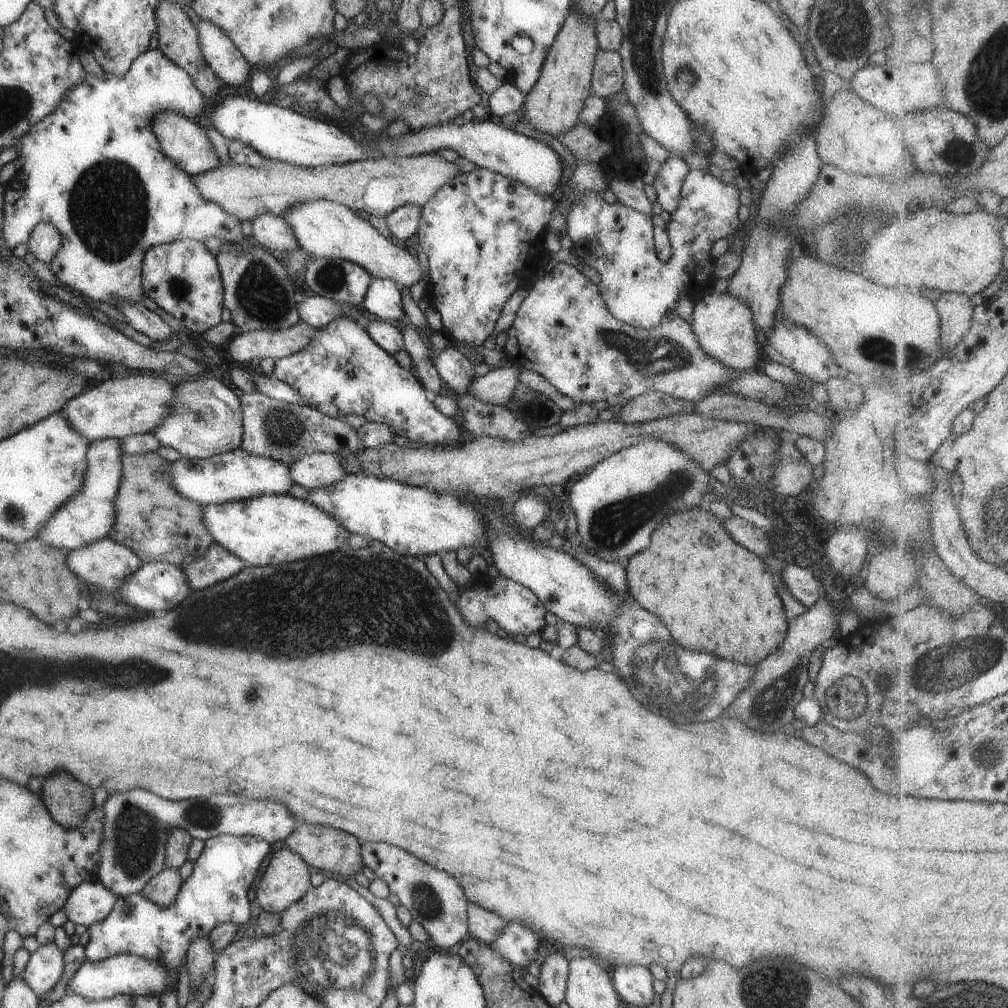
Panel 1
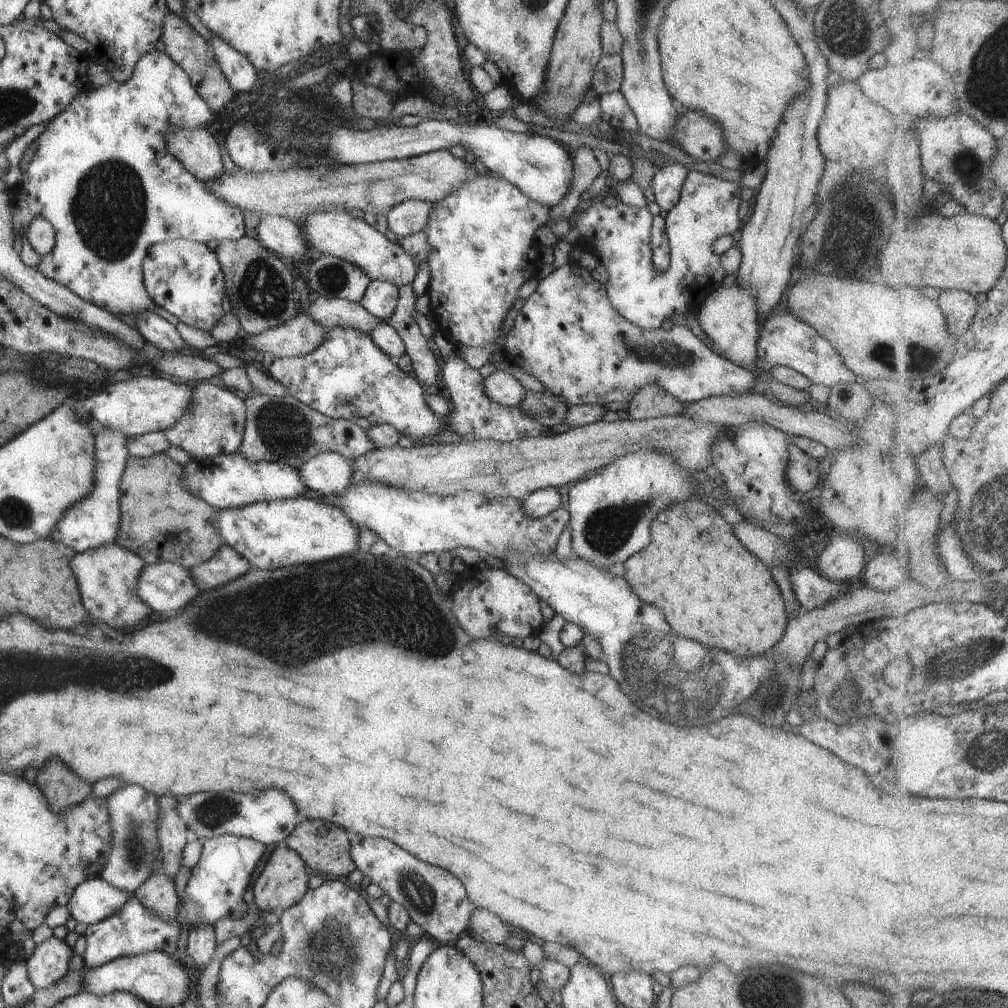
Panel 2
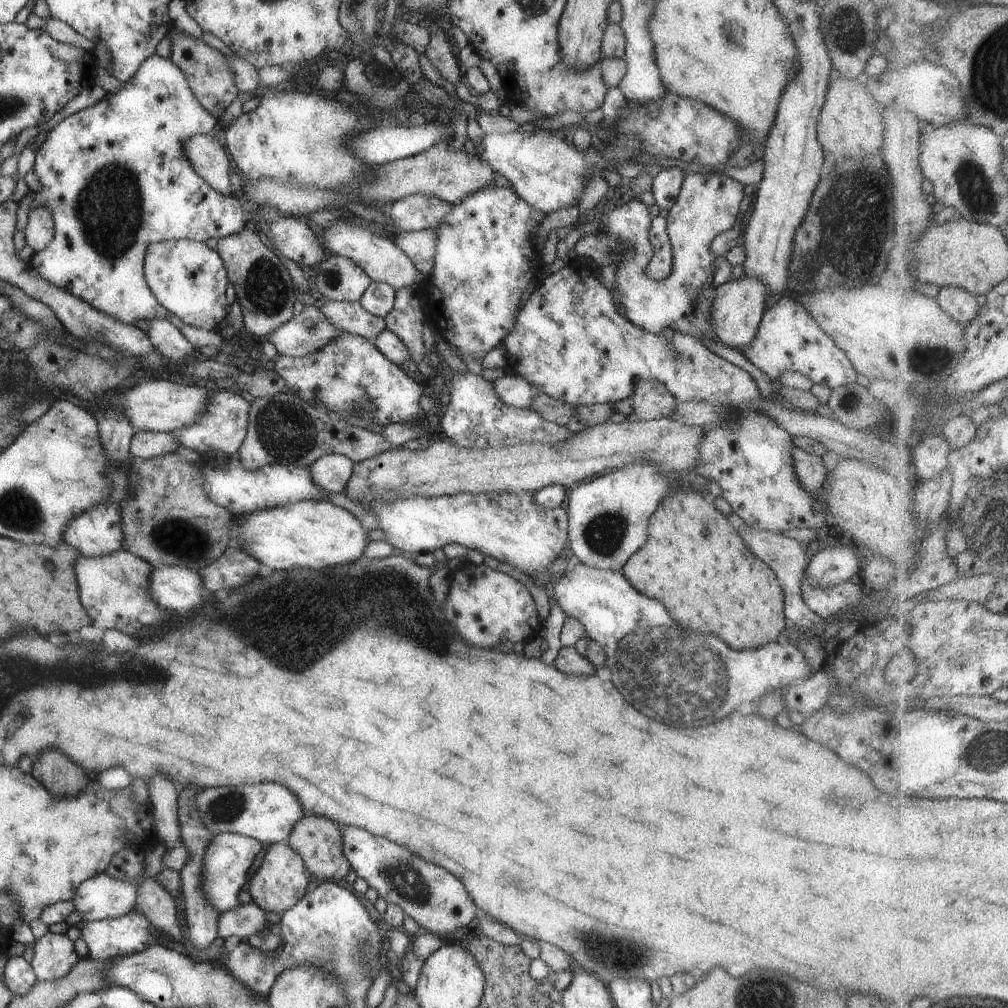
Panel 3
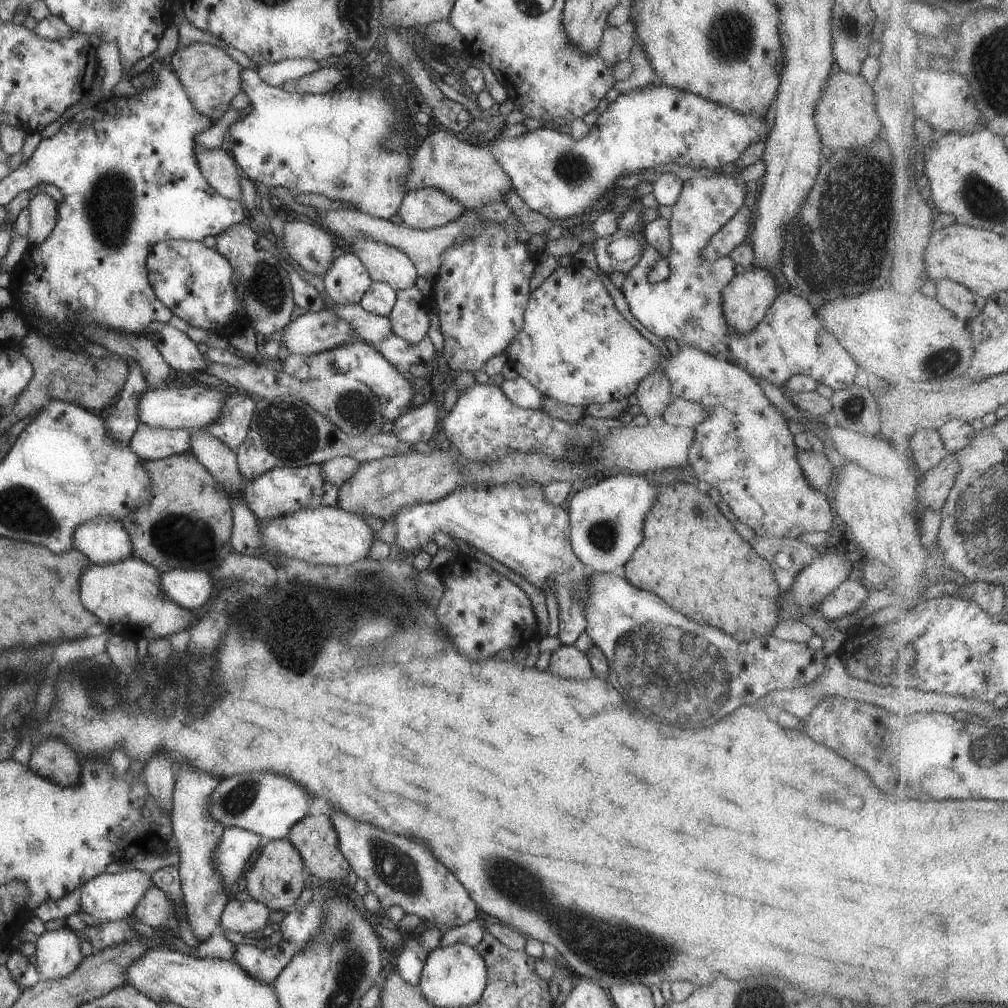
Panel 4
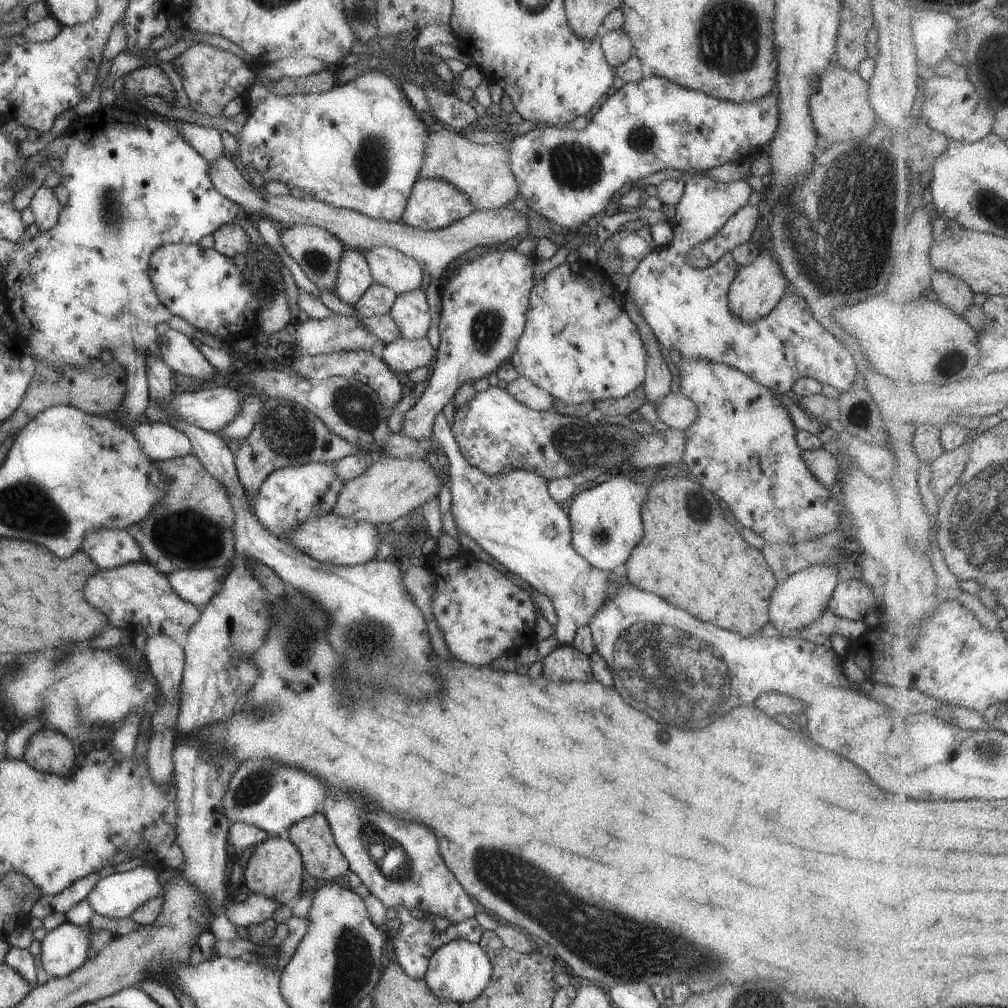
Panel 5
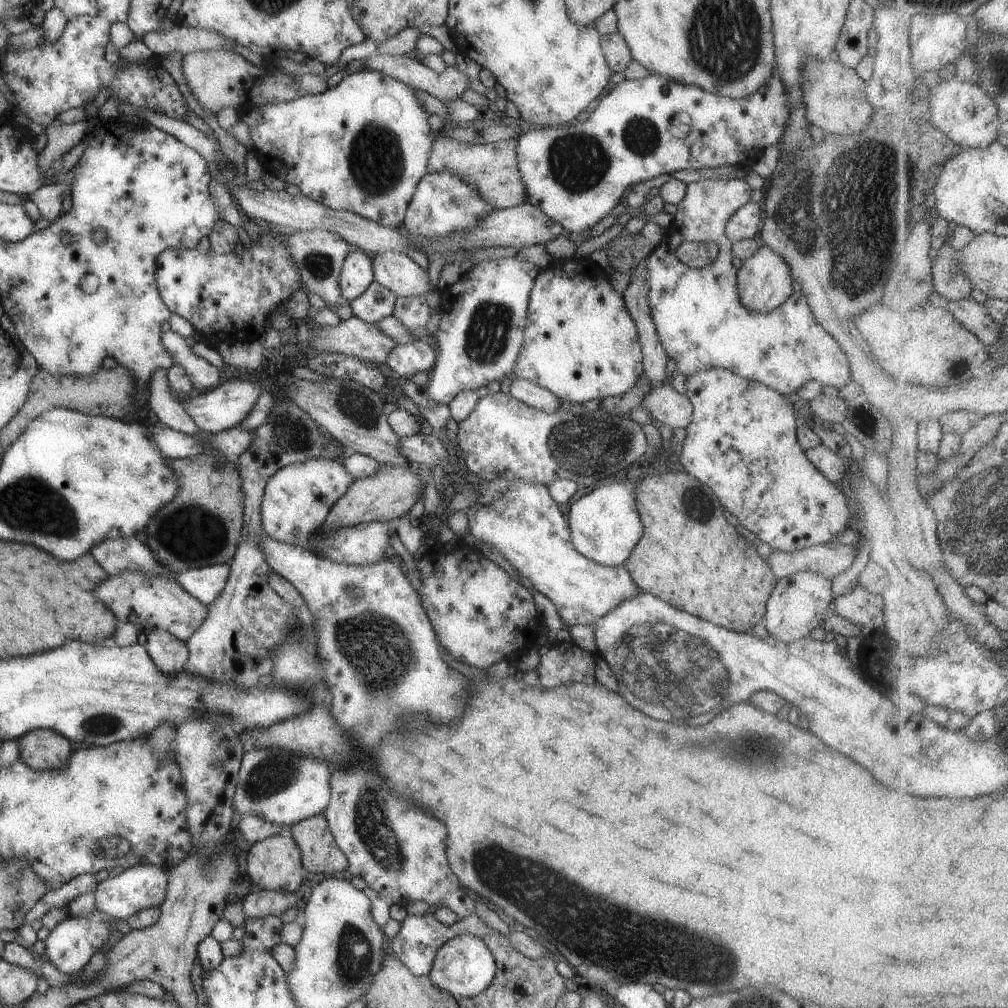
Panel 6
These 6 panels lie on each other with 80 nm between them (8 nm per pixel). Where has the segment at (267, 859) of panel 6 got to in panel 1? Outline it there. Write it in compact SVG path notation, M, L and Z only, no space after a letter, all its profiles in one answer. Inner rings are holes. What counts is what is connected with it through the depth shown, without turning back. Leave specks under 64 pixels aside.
M277 850L257 882L255 898L259 906L263 911L281 914L307 892L309 875L306 862L296 852Z

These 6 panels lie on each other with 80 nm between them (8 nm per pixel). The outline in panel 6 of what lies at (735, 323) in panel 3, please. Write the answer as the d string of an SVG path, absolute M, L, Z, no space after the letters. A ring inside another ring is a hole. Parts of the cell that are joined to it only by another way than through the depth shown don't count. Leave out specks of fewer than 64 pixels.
M765 245L759 247L751 256L742 261L740 268L736 270L736 293L739 302L752 311L768 313L783 304L793 290L788 264L782 259L782 256L775 254Z

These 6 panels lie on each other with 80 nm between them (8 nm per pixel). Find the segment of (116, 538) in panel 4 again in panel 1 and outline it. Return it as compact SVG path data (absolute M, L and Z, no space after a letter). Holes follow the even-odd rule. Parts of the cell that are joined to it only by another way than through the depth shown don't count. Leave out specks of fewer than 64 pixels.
M109 437L89 442L84 481L36 532L35 538L41 543L70 551L107 537L114 523L114 498L120 483L122 454L118 439Z

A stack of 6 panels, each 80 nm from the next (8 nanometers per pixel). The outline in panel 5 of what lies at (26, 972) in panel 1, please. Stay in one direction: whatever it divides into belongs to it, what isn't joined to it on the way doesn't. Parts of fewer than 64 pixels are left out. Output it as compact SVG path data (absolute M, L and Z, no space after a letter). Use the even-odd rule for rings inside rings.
M68 921L45 933L40 941L39 962L48 978L67 976L85 962L90 933L95 932Z

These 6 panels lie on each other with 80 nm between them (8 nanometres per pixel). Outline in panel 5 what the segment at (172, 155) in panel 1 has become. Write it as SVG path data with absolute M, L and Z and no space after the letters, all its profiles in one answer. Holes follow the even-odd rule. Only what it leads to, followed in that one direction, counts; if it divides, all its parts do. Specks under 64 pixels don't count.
M223 155L219 156L215 162L208 164L208 175L215 190L227 200L241 206L249 216L267 218L281 228L313 225L336 236L344 246L356 248L360 252L368 251L371 247L389 247L398 250L411 257L423 272L426 270L430 278L440 278L442 269L450 261L475 246L497 246L507 240L519 238L523 233L527 234L528 218L517 209L510 209L509 206L491 210L475 209L471 214L449 226L434 231L424 231L405 224L372 219L351 209L335 208L315 199L294 198L289 193L276 196L267 194L263 197L259 189L255 189L243 180L233 162Z

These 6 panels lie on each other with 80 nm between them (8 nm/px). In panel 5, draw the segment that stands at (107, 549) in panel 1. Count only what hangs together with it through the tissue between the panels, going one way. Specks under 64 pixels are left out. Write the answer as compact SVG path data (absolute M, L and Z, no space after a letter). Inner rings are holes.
M143 561L125 563L111 570L99 569L87 578L83 596L88 605L103 613L107 624L130 634L131 641L138 634L145 637L164 634L168 637L185 634L199 618L201 609L180 599L169 586L165 574Z

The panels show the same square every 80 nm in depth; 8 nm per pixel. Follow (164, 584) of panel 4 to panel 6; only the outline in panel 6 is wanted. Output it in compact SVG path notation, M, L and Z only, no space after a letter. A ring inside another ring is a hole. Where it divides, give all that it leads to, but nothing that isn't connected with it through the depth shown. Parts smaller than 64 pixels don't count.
M228 562L183 570L174 575L174 581L178 586L181 586L189 596L193 596L200 604L209 605L217 598L217 596L219 596L219 592L223 590L223 586L225 586L225 582L227 582L227 576L229 576L229 566L230 564Z

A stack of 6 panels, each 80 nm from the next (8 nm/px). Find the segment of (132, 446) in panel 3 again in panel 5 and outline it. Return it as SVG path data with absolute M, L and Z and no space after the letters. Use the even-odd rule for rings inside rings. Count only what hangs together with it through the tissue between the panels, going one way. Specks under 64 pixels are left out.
M153 421L139 424L131 432L140 444L143 454L152 461L179 458L192 452L190 440L167 423Z

